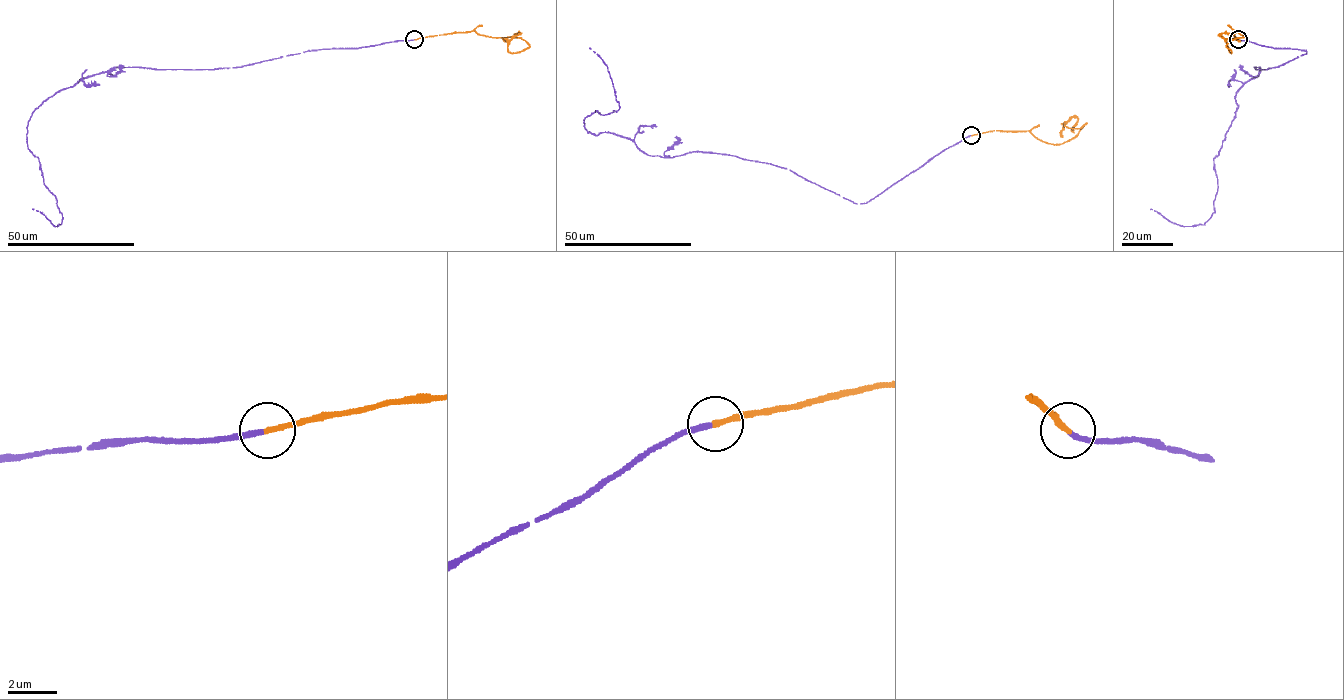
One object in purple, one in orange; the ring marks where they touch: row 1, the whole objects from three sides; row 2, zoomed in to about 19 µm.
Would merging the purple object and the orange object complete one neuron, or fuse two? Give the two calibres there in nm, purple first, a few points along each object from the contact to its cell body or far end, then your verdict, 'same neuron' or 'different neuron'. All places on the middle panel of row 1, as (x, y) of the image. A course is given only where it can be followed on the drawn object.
calibres 200 and 200 nm; course purple (971, 135), (854, 203), (770, 163), (649, 156), (588, 132), (585, 118), (619, 108), (589, 47); course orange (971, 135), (1029, 131), (1061, 144), (1086, 123), (1066, 127), (1072, 117), (1077, 118), (1074, 133); same neuron

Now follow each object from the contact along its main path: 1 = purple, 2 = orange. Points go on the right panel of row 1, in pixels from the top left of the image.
1: (1238, 39), (1307, 52), (1255, 67), (1259, 75), (1237, 90), (1205, 223), (1182, 226), (1150, 209)
2: (1238, 39), (1234, 31), (1247, 37), (1232, 39), (1226, 45), (1230, 52), (1220, 36), (1221, 33), (1236, 33)

